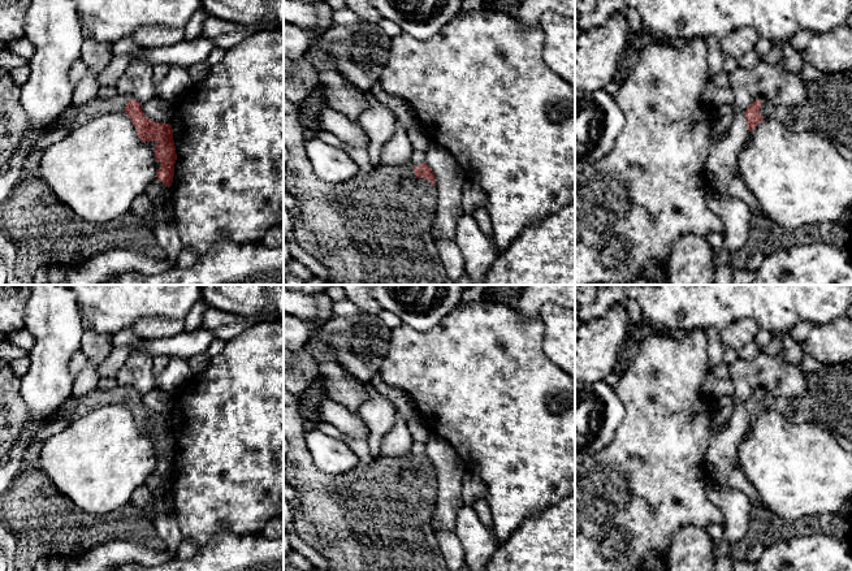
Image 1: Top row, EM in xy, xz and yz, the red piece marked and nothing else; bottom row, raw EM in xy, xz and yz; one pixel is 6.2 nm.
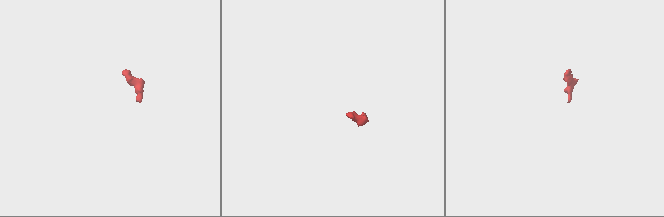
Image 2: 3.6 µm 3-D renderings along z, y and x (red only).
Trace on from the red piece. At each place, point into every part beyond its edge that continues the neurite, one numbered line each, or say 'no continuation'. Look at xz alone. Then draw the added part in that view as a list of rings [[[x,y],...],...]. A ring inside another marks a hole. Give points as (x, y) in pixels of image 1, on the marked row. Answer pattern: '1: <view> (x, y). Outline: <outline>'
1: xz (375, 229). Outline: [[[284,96],[284,146],[289,159],[284,170],[284,189],[295,199],[300,217],[294,228],[295,242],[328,268],[326,285],[453,285],[434,239],[431,235],[437,209],[437,187],[425,178],[412,178],[399,166],[379,165],[372,172],[359,172],[338,185],[317,178],[304,151],[304,133],[299,107]]]

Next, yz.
1: yz (827, 112). Outline: [[[852,70],[823,73],[819,79],[806,82],[808,100],[801,105],[786,107],[762,100],[760,114],[773,118],[795,133],[813,133],[830,142],[839,142],[852,150]]]

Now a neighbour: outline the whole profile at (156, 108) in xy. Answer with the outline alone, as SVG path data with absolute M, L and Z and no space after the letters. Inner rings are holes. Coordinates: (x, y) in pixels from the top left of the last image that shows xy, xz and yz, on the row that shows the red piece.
M157 95L142 103L142 111L146 117L161 124L170 124L174 116L174 107Z

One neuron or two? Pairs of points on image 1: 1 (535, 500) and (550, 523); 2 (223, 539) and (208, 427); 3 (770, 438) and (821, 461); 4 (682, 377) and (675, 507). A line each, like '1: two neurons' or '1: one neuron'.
1: two neurons
2: two neurons
3: one neuron
4: one neuron

